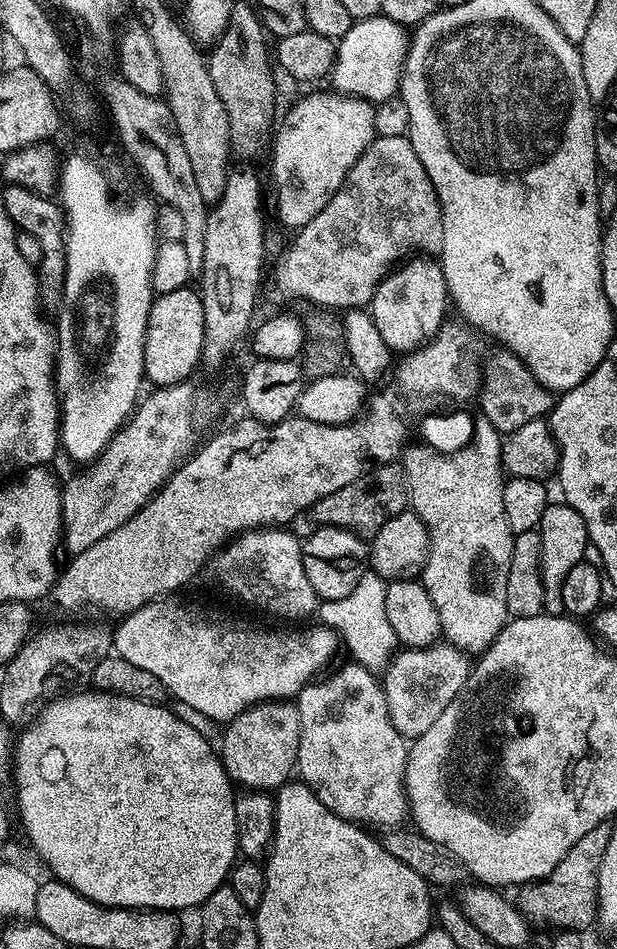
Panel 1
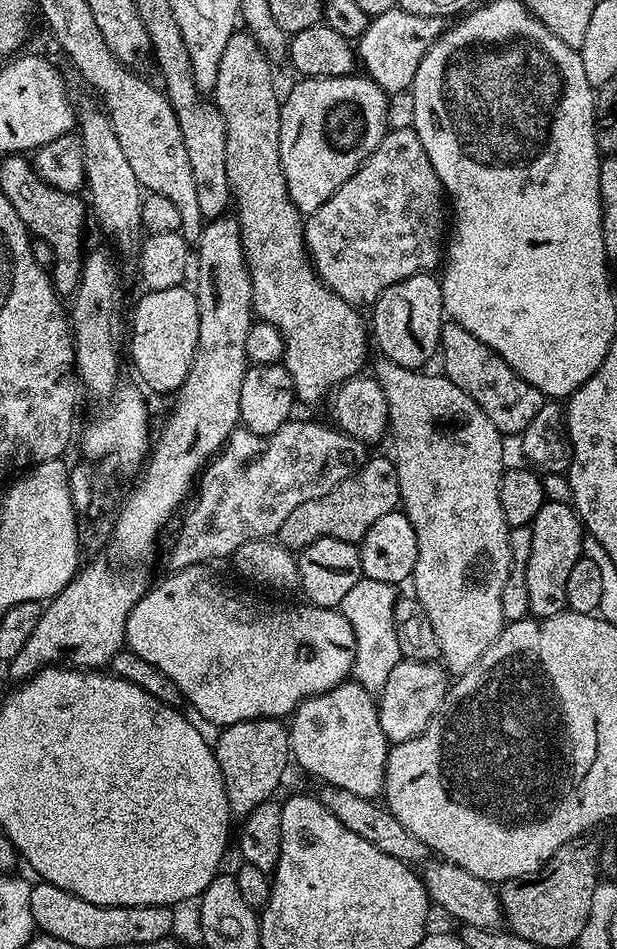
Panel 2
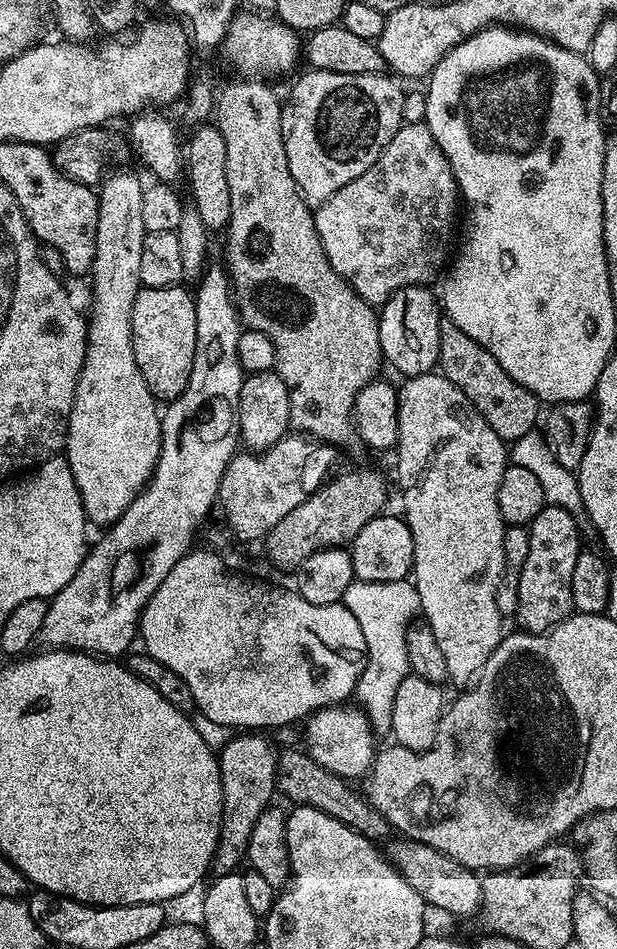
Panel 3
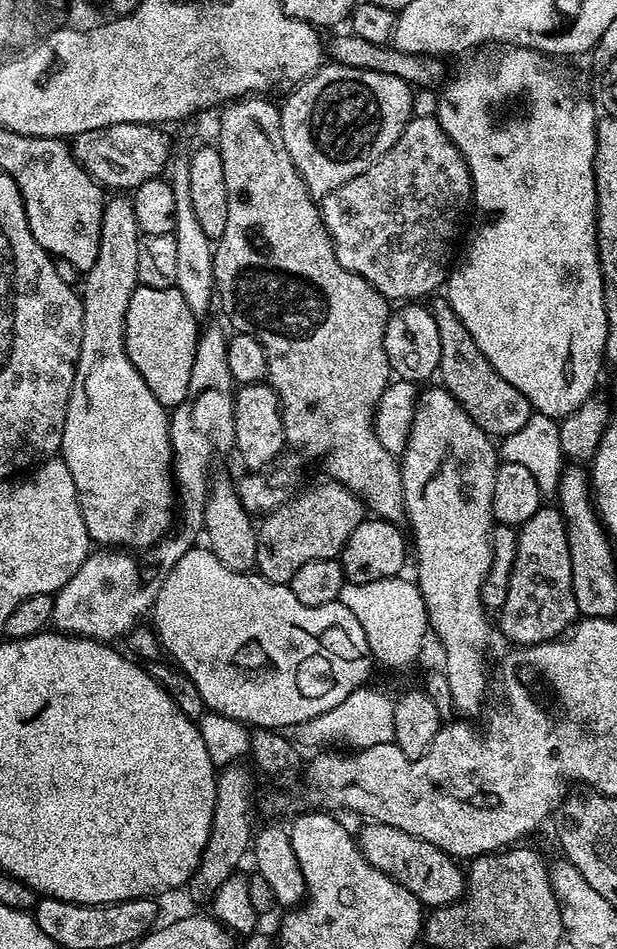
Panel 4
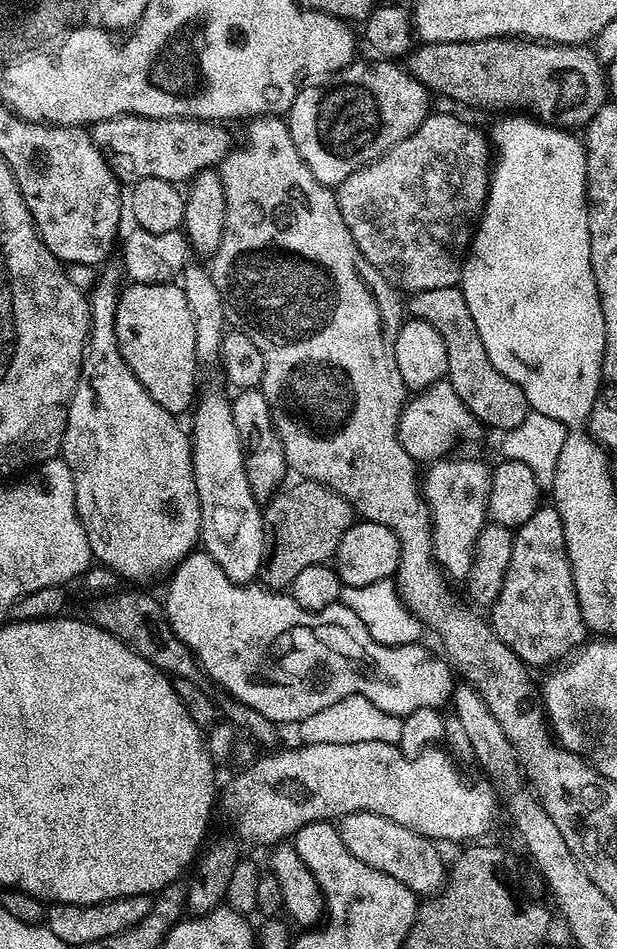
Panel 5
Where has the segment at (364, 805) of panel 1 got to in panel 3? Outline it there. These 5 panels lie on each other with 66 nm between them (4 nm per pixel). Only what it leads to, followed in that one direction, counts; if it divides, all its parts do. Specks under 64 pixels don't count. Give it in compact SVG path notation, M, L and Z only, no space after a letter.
M341 702L331 708L320 708L307 717L303 725L303 747L308 756L318 762L318 766L330 770L335 776L343 776L349 782L356 782L359 776L364 778L369 775L372 761L376 759L378 743L376 744L377 737L372 725L368 723L368 717L359 707L347 708L348 706Z

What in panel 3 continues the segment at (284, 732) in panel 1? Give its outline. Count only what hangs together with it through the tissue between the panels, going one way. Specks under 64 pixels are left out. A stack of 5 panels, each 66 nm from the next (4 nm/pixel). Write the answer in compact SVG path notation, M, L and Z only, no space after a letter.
M248 730L243 734L236 734L229 739L226 747L219 749L220 781L222 782L222 818L220 819L220 833L218 846L214 850L211 871L216 876L224 876L228 872L237 871L242 861L248 854L250 830L254 830L254 822L258 822L258 814L266 810L273 803L272 796L276 792L276 757L277 749L272 749L272 744L267 740L267 735L257 734Z

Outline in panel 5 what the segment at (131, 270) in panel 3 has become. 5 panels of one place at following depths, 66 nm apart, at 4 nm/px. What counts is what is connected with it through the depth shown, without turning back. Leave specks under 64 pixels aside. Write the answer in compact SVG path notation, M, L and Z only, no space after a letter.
M119 267L108 268L97 275L96 284L93 286L88 296L88 305L90 306L90 318L92 319L92 329L88 332L87 356L80 367L80 377L74 386L72 401L68 407L68 417L66 418L66 430L64 431L64 441L60 447L62 459L70 466L70 474L74 474L74 490L76 491L76 512L80 516L82 526L86 530L86 538L90 542L90 550L93 557L109 572L117 577L125 576L128 580L148 580L151 576L163 577L171 573L177 564L181 564L190 553L201 543L200 541L200 523L202 522L202 510L199 509L198 490L195 489L194 470L192 469L192 441L189 433L179 424L177 417L173 413L162 410L150 394L134 378L134 370L126 366L126 362L120 353L120 347L116 341L116 311L122 291L122 272Z

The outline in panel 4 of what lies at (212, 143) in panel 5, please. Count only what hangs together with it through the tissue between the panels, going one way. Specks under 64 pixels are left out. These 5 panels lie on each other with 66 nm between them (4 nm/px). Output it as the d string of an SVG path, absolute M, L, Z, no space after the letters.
M115 124L71 137L70 147L78 163L97 184L108 190L134 190L142 186L142 182L157 179L169 167L174 149L168 145L164 131L163 127L154 124Z

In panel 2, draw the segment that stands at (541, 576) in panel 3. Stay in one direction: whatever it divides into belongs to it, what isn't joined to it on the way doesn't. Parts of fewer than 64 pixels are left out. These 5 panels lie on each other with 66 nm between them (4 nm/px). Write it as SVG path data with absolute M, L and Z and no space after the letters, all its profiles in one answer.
M545 499L542 510L532 519L530 562L526 564L526 586L530 590L530 613L533 617L557 616L568 608L566 582L574 562L583 557L583 536L586 533L580 515L571 503Z

